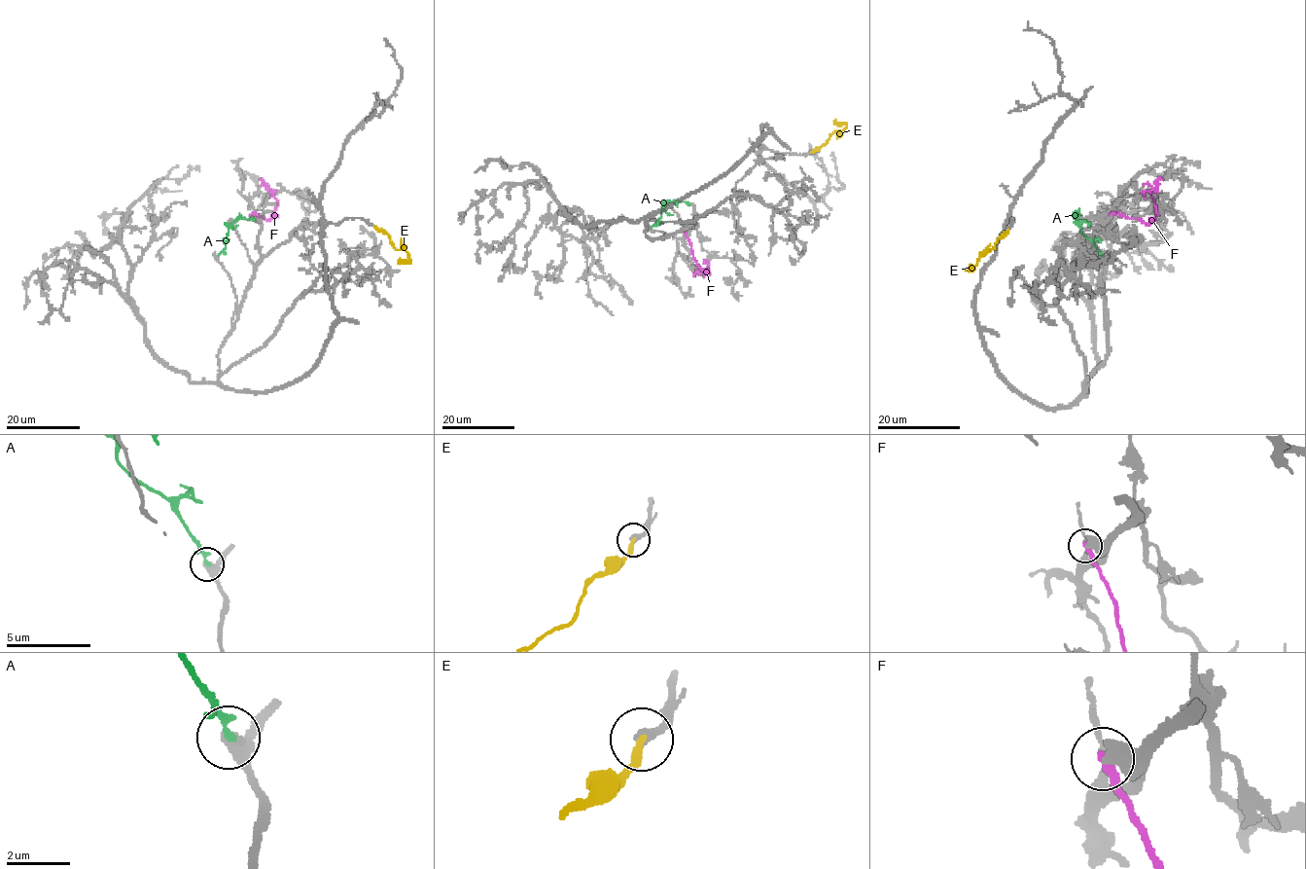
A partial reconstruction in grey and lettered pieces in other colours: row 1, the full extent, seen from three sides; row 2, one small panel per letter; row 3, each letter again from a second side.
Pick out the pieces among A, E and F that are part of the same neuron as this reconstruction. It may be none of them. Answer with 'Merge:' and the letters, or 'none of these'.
Merge: none of these

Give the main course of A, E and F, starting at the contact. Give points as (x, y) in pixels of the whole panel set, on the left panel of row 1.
A: (219, 256), (231, 223), (240, 217), (254, 220)
E: (374, 225), (382, 229), (396, 249), (404, 250), (409, 258), (409, 262), (400, 263)
F: (251, 216), (255, 213), (269, 219), (278, 205), (273, 194), (260, 180)

